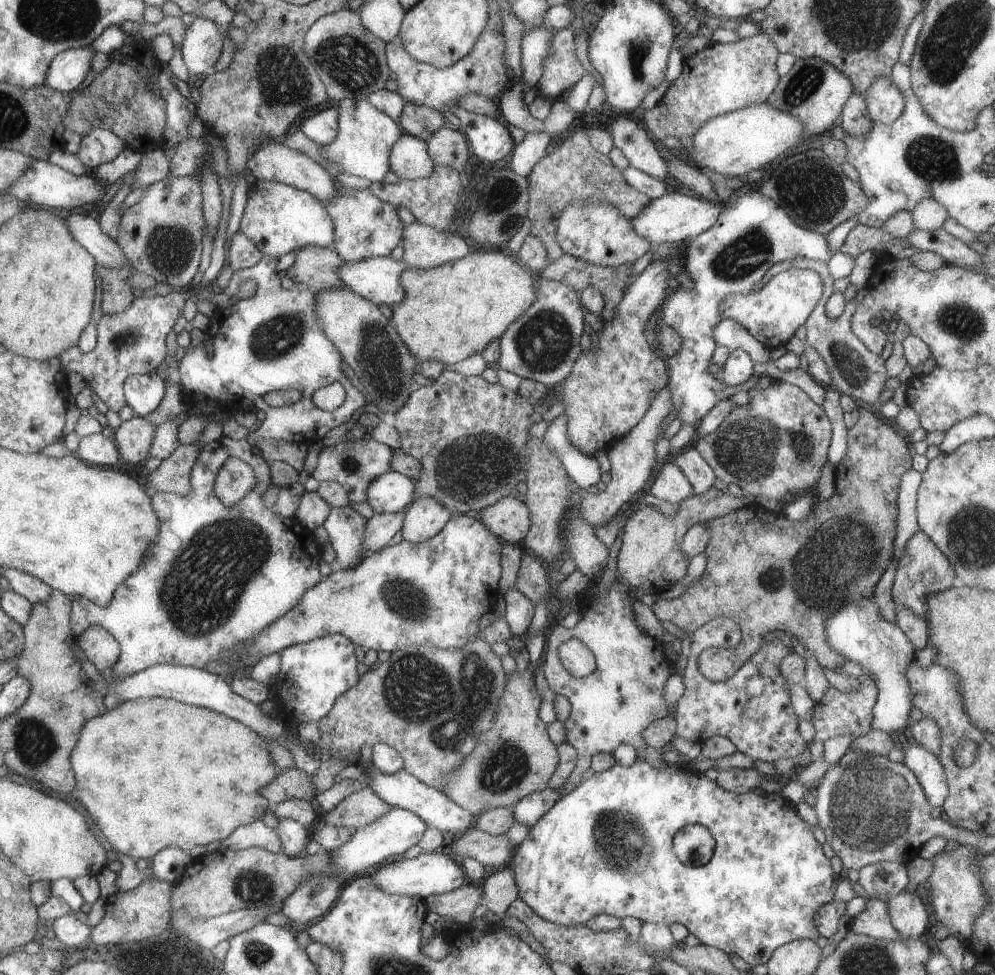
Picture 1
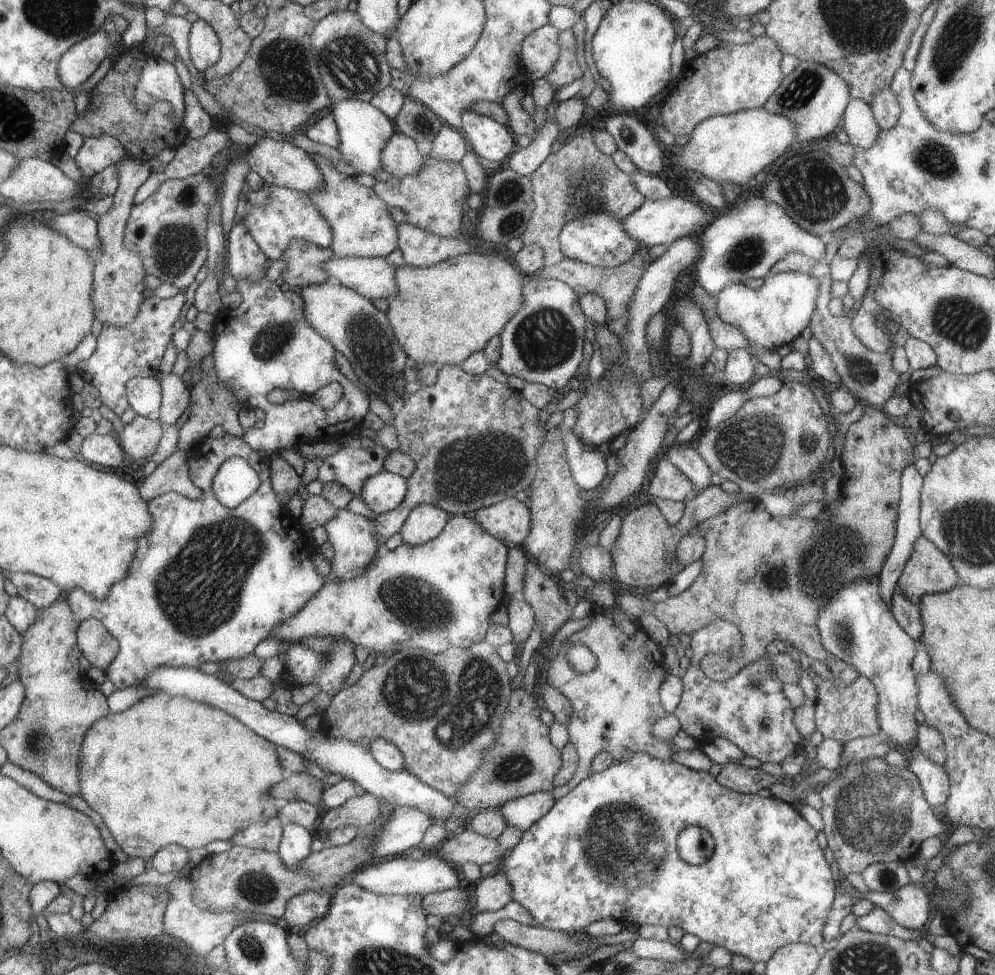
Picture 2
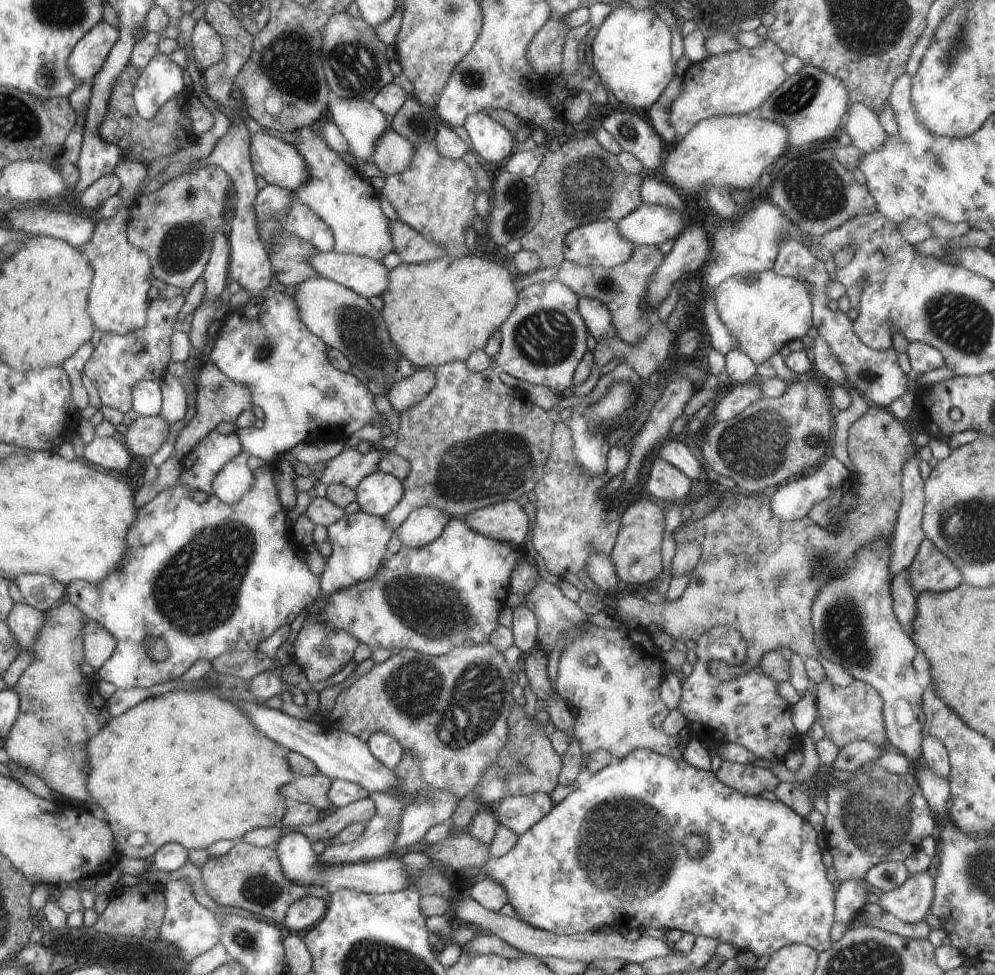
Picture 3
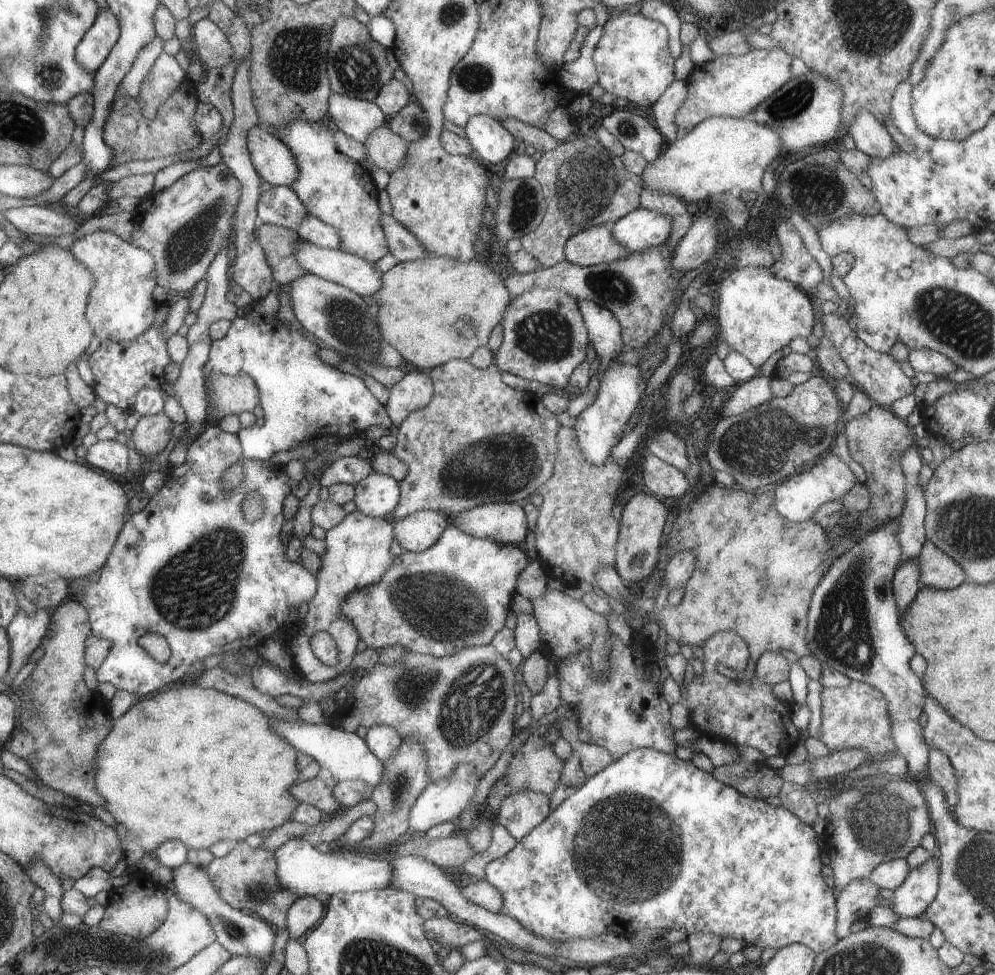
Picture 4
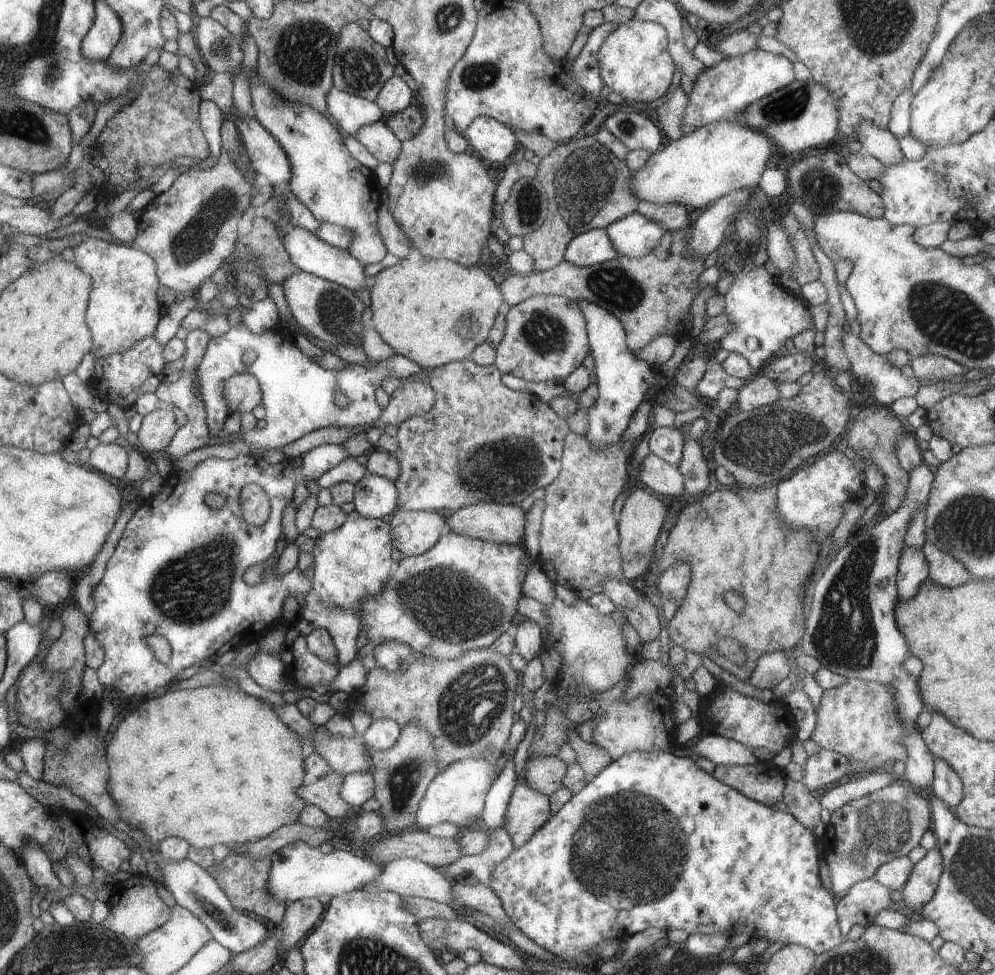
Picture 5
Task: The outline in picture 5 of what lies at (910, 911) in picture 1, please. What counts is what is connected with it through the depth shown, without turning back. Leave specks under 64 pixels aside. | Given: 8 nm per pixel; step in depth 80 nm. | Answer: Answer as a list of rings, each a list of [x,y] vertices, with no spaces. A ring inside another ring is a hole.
[[[934,847],[924,858],[913,864],[912,872],[901,890],[905,902],[901,904],[910,908],[926,904],[936,892],[943,868],[941,850]]]

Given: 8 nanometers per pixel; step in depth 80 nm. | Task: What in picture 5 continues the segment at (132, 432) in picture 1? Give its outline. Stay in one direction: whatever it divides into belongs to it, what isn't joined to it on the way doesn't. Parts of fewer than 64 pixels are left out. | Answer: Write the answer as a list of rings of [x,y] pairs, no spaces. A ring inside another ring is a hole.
[[[171,407],[149,412],[143,416],[137,432],[138,449],[151,458],[163,454],[178,430],[178,418]]]

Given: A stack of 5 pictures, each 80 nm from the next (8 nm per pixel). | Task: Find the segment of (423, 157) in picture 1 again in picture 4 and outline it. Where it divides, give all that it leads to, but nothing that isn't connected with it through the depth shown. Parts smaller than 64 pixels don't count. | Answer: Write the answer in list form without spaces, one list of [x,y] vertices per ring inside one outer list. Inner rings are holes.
[[[388,124],[373,133],[363,142],[368,159],[375,167],[380,167],[391,173],[397,169],[406,156],[407,142],[389,129]]]

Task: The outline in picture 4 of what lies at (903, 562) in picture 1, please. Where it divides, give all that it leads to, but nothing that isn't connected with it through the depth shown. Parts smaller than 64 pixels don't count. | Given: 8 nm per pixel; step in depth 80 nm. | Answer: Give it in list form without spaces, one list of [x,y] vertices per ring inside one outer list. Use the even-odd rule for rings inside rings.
[[[930,539],[917,556],[922,587],[948,590],[967,582],[964,569],[951,556],[942,552]]]

